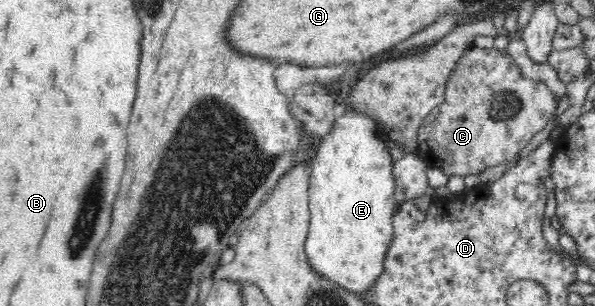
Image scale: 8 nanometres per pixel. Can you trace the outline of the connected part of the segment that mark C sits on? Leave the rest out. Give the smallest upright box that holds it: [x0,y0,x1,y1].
[416,46,558,176]

